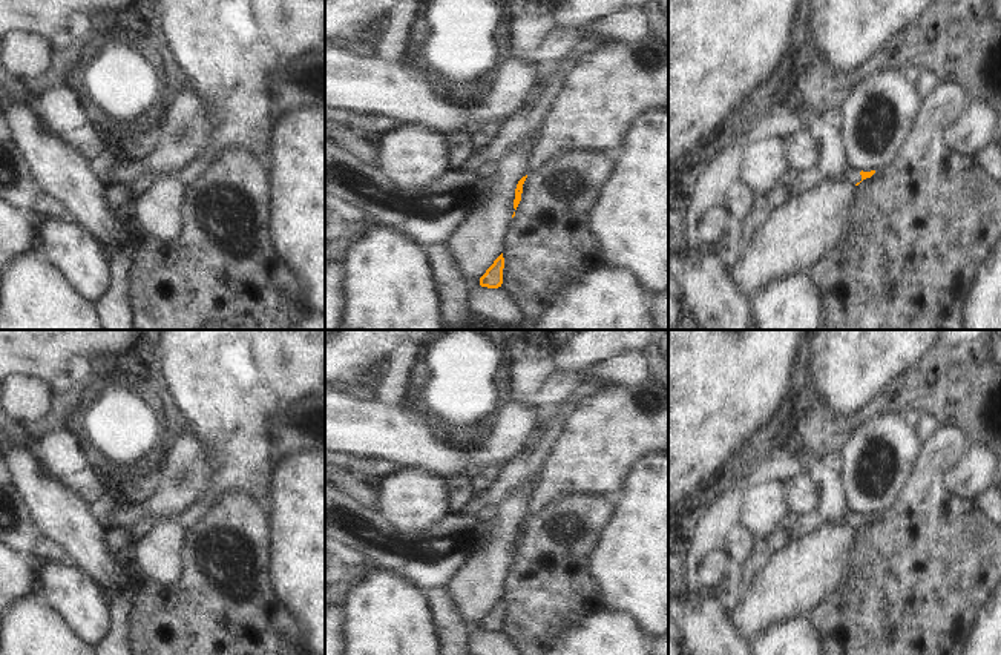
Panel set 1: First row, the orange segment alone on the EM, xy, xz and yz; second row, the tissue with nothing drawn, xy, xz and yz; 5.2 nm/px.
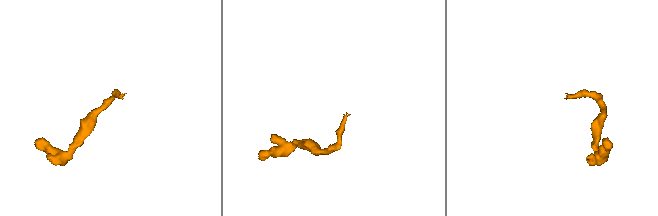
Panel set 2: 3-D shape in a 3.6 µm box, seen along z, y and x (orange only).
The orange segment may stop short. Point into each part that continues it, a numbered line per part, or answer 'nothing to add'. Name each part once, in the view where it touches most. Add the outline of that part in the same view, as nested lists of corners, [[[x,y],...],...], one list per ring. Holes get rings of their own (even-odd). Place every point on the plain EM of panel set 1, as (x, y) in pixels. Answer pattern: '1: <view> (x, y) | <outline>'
1: yz (851, 519) | [[[851,508],[843,514],[843,517],[835,522],[835,525],[839,526],[851,526],[851,528],[857,528],[862,525],[862,518],[860,514],[854,512]]]

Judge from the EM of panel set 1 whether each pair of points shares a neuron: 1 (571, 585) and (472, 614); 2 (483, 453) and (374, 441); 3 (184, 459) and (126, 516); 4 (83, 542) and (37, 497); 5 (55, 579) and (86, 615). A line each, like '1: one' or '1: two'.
1: two
2: one
3: one
4: one
5: one

